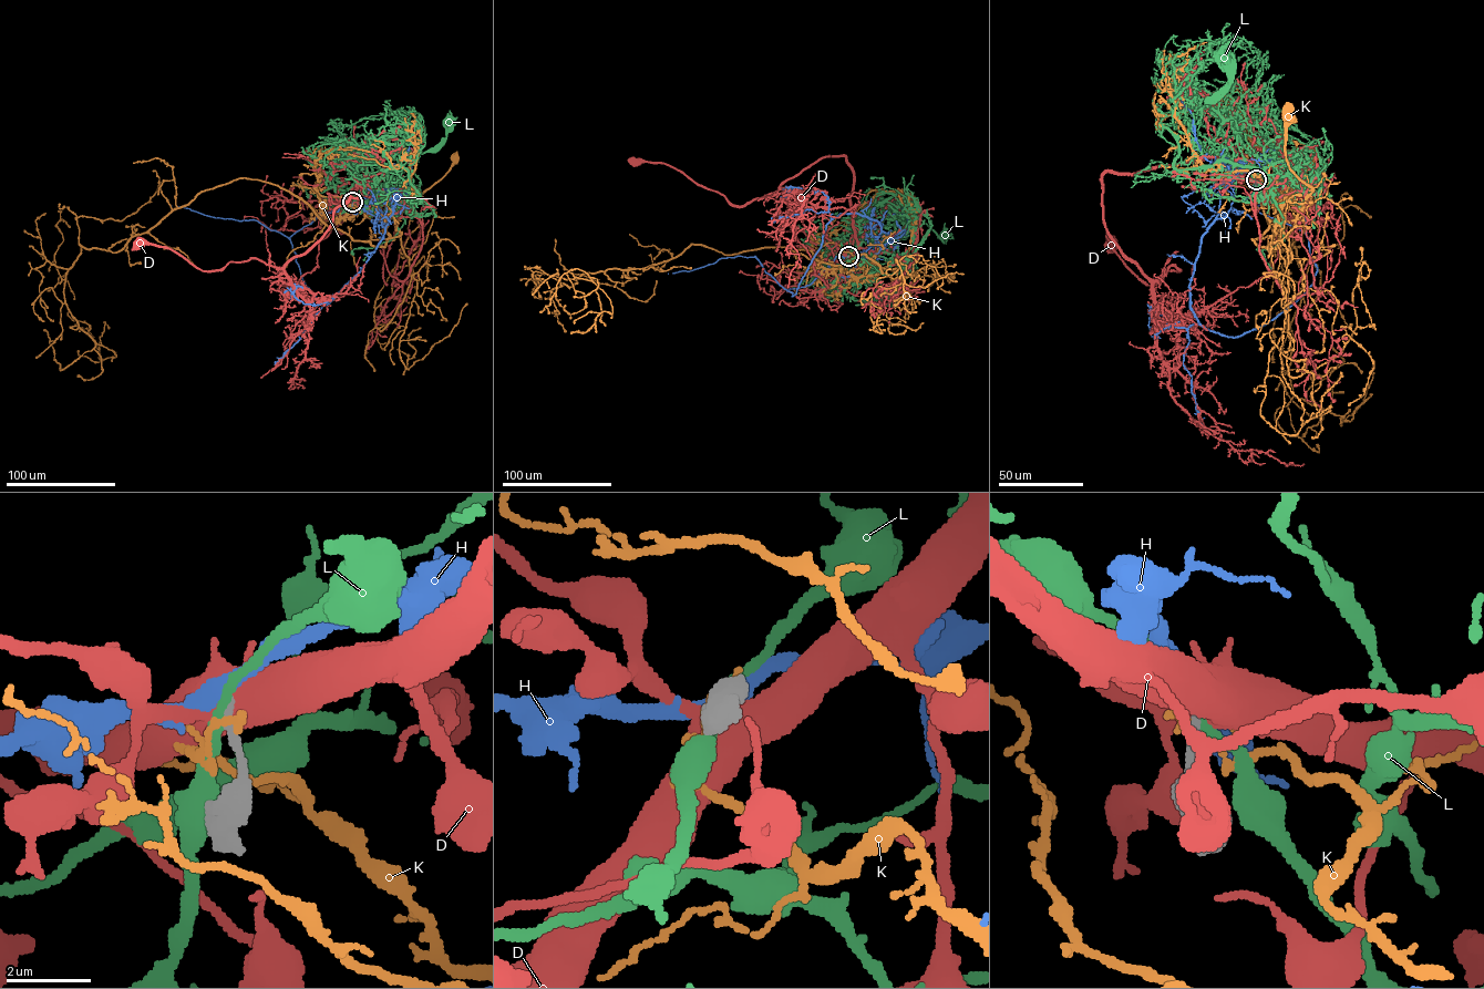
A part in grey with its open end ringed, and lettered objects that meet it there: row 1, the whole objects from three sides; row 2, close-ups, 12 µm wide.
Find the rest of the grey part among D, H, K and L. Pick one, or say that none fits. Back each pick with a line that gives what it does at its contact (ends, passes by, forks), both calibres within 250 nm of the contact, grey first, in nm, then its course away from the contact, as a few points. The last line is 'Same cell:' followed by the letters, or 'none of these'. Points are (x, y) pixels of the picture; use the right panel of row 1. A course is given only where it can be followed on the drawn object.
Same cell: none of these

